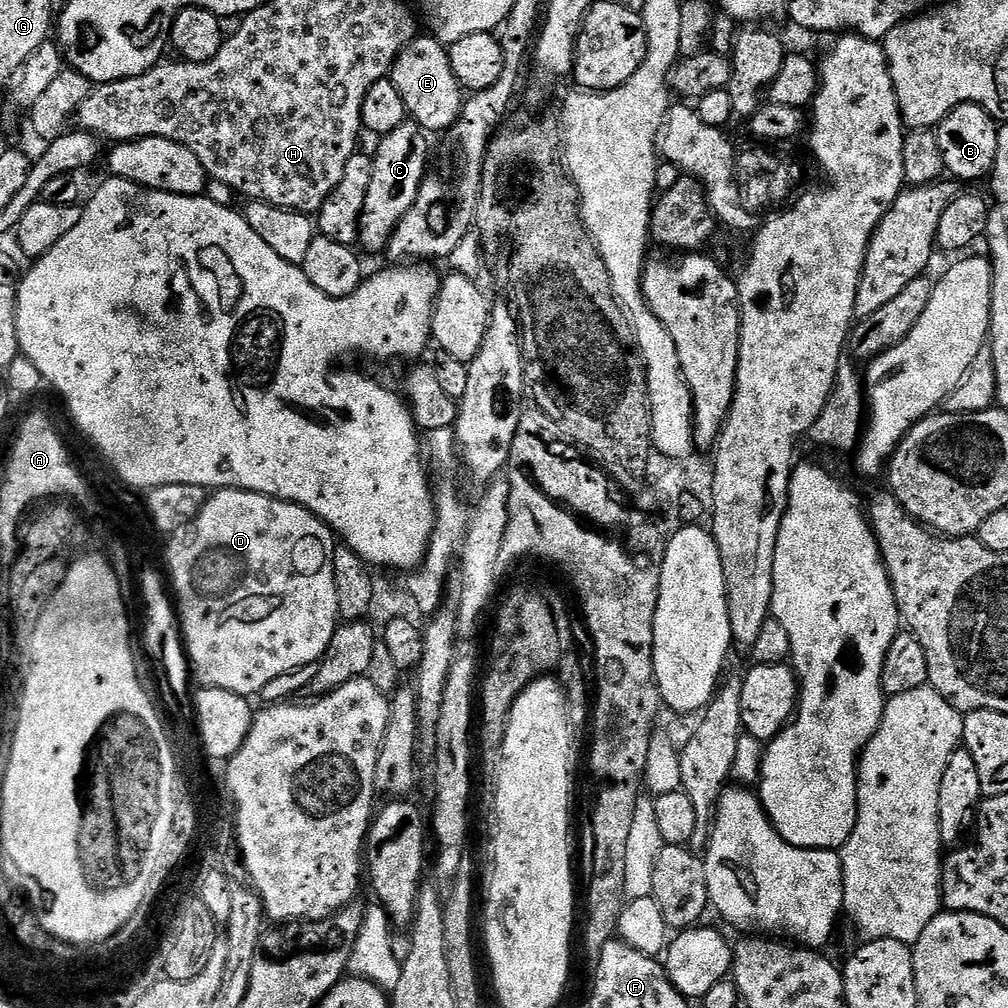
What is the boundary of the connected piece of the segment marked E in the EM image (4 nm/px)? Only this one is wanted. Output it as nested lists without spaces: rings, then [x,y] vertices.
[[[428,34],[417,35],[393,64],[390,79],[394,86],[398,86],[398,94],[402,94],[402,102],[409,117],[415,120],[425,133],[447,133],[456,124],[456,119],[464,108],[466,92],[460,87],[450,66],[448,48],[439,40]]]

